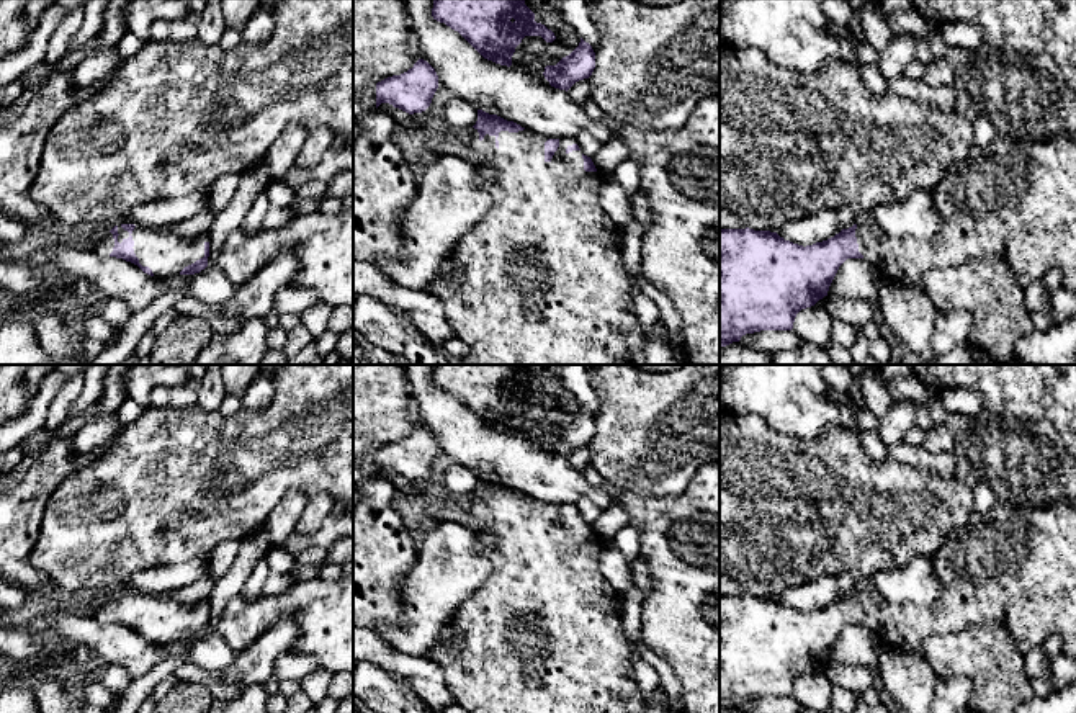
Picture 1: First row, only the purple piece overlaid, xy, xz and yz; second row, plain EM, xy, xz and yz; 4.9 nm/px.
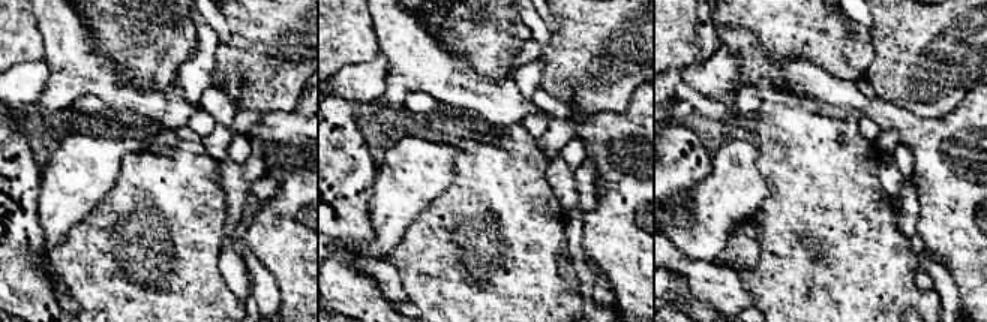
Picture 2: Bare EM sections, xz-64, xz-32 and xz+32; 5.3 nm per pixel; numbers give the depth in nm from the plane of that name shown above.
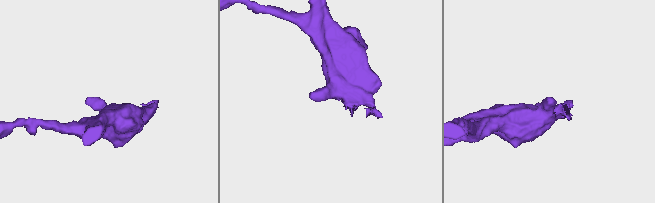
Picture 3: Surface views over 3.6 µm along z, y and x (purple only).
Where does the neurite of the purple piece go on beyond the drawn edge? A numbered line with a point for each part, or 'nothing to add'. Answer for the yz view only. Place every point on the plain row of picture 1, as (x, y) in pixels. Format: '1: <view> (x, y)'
1: yz (1016, 566)

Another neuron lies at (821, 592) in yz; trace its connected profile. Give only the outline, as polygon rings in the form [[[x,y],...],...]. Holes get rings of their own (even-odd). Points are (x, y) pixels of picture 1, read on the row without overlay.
[[[823,576],[813,582],[783,590],[777,600],[798,612],[813,612],[839,600],[841,590],[832,576]]]

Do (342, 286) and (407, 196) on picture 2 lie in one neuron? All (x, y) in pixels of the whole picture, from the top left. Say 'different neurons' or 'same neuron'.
different neurons

